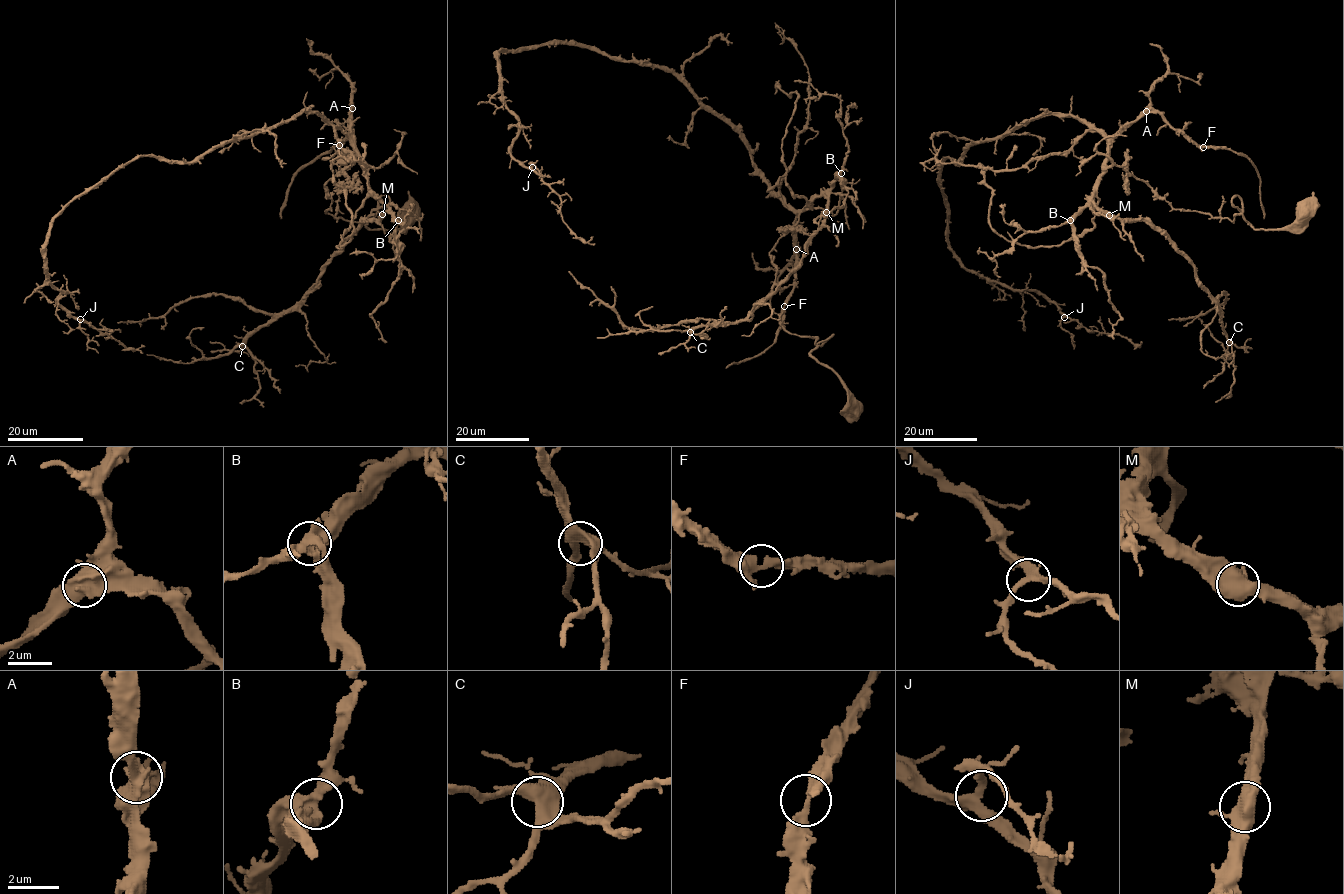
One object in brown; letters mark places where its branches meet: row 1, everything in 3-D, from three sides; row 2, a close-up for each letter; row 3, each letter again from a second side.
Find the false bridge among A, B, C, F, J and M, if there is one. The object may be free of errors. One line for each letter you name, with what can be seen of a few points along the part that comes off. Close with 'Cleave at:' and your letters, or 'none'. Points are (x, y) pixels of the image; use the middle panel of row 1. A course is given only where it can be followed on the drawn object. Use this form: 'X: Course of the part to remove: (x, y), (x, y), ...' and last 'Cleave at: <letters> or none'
Cleave at: none

